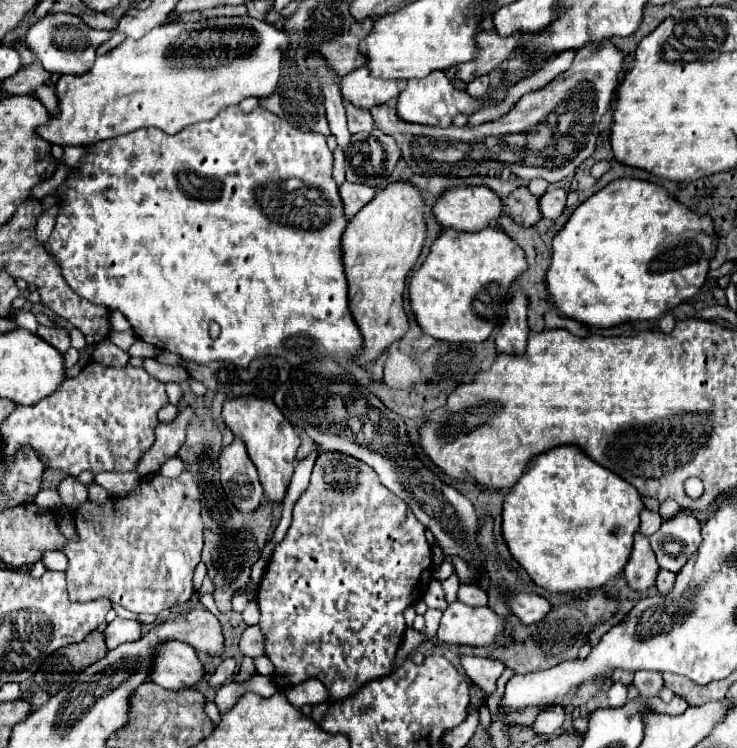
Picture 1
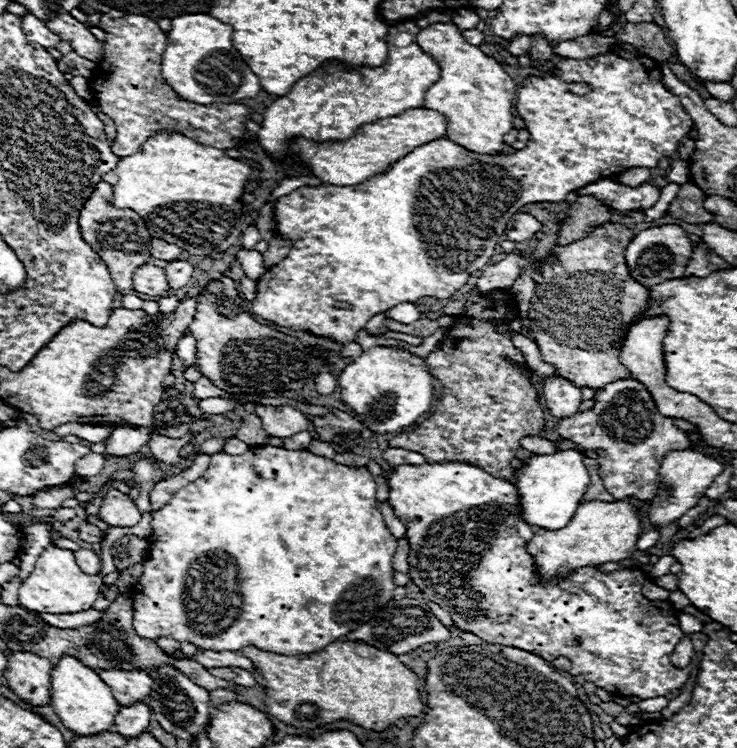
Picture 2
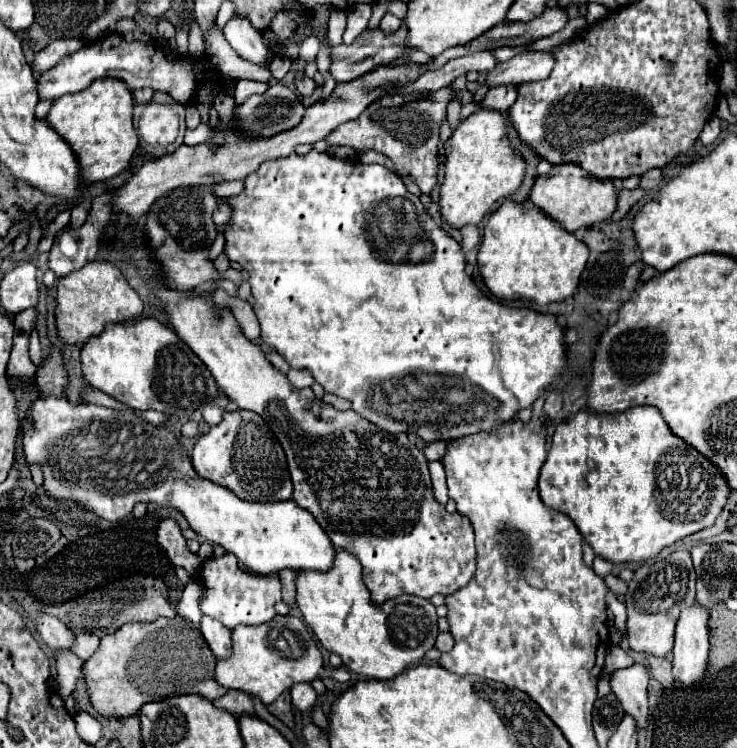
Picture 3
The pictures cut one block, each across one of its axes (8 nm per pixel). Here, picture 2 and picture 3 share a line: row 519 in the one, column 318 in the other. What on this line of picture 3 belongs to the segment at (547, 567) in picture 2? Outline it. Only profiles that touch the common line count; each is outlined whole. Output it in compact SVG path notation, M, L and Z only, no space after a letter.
M336 550L336 562L330 572L298 572L298 592L296 602L302 610L302 616L306 624L314 630L318 640L328 652L334 652L342 658L342 662L356 674L362 674L366 678L374 680L394 680L402 672L406 672L410 666L420 662L424 654L434 648L438 630L438 616L436 606L418 596L402 594L394 600L386 600L384 604L376 604L370 598L370 590L362 582L362 566L354 556L346 550Z

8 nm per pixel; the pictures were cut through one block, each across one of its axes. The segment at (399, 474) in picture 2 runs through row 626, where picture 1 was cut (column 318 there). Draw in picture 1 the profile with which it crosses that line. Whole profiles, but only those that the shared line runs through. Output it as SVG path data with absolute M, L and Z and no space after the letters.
M322 452L316 460L316 466L312 470L312 478L310 478L310 486L306 488L306 492L298 498L298 502L294 504L294 514L292 514L292 526L288 528L284 540L280 544L276 544L274 552L272 552L272 560L266 568L266 574L262 578L260 590L258 590L258 606L260 606L260 622L258 628L266 638L266 646L264 646L264 654L270 658L270 662L274 664L274 684L280 692L288 690L290 686L302 684L306 680L320 680L326 690L328 690L328 704L346 700L350 696L354 696L364 684L388 676L392 674L394 668L394 660L396 660L396 652L402 644L404 632L406 632L406 622L404 622L404 610L408 606L412 606L416 600L420 600L428 588L430 582L430 572L432 572L432 552L430 546L426 542L424 536L426 528L416 520L416 516L410 512L410 508L406 506L404 500L400 500L398 496L394 496L388 488L384 488L384 484L378 480L378 474L368 466L362 464L360 460L352 460L346 454L328 454Z

